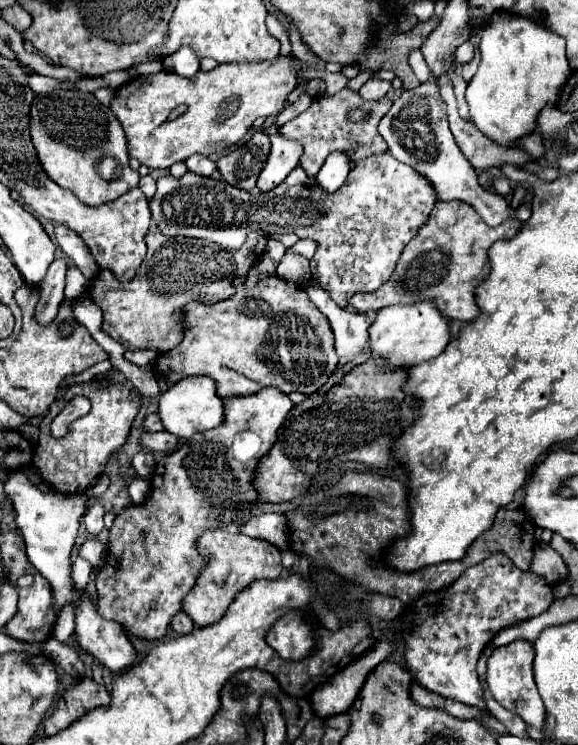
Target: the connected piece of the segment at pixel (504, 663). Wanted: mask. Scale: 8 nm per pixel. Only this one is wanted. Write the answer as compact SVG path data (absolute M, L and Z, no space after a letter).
M515 640L507 646L495 648L487 662L487 686L503 708L519 714L527 724L541 728L545 720L545 706L533 680L533 654L535 650L529 640Z

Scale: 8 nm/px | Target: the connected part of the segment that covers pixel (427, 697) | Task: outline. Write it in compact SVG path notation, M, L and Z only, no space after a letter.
M411 684L411 700L423 708L435 708L435 700L433 700L433 694L429 690L425 690L423 686L419 684Z

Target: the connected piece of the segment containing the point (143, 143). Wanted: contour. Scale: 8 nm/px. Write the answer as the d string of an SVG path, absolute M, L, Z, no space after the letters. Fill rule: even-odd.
M279 54L275 62L231 62L211 72L199 70L195 78L183 78L163 70L137 76L121 86L115 92L111 110L127 134L129 156L139 158L149 168L169 168L193 154L211 156L239 142L257 118L279 114L285 108L295 80L293 54ZM179 104L185 104L187 110L179 118L169 120L169 114Z

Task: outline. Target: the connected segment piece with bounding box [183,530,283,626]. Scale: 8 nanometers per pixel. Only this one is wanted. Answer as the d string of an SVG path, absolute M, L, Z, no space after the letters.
M205 530L197 542L197 548L203 556L209 558L209 564L199 574L195 588L185 596L183 610L191 616L195 626L211 626L223 618L233 598L259 578L275 580L283 572L281 552L269 542L247 538L245 534L231 534L225 530Z

